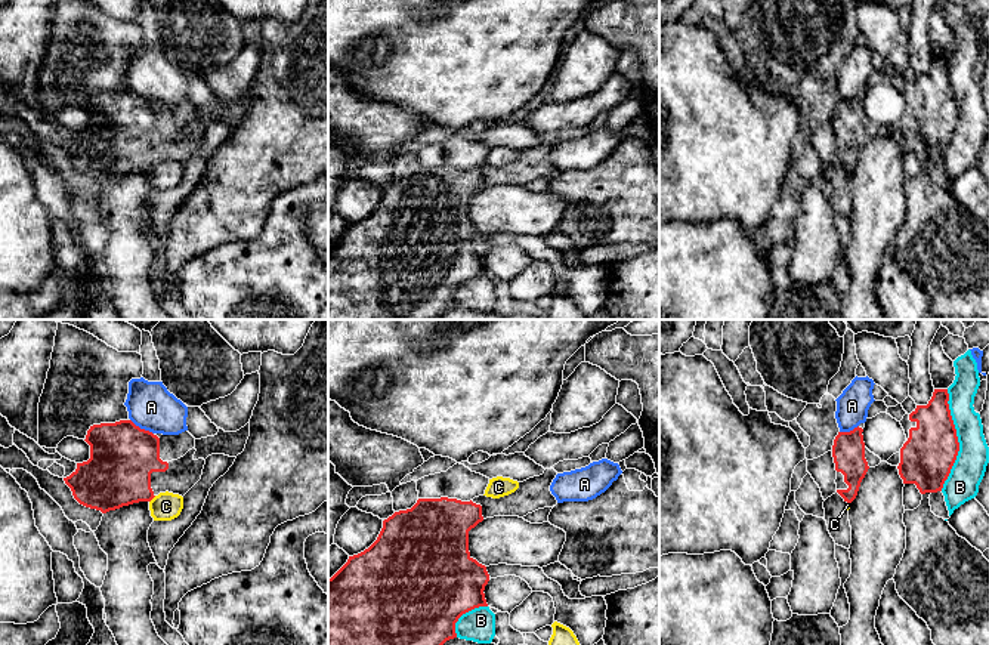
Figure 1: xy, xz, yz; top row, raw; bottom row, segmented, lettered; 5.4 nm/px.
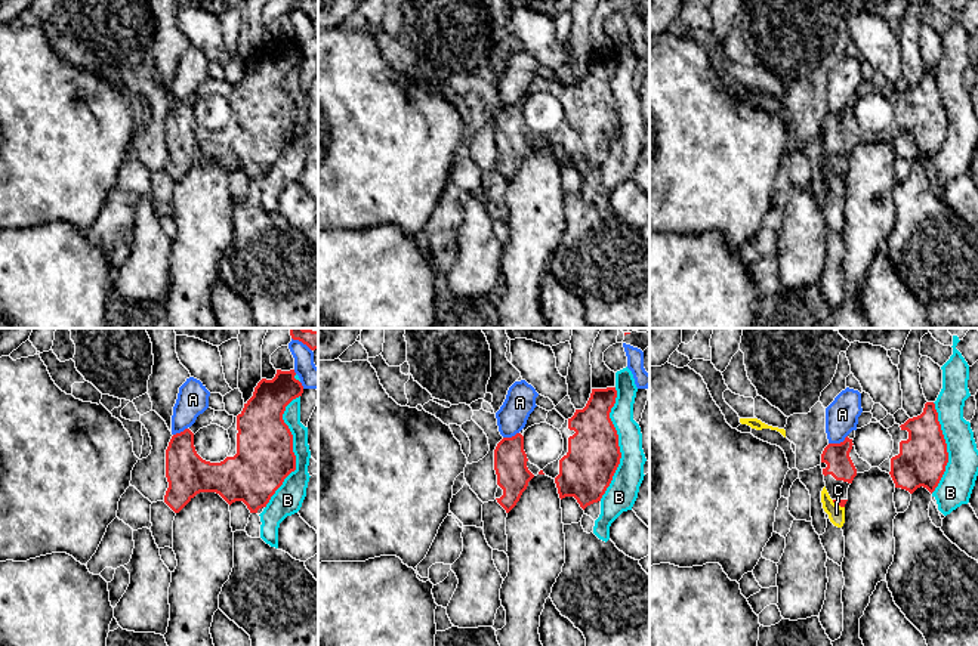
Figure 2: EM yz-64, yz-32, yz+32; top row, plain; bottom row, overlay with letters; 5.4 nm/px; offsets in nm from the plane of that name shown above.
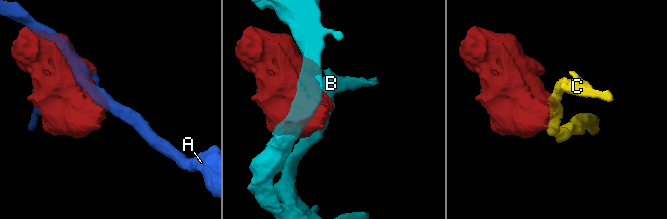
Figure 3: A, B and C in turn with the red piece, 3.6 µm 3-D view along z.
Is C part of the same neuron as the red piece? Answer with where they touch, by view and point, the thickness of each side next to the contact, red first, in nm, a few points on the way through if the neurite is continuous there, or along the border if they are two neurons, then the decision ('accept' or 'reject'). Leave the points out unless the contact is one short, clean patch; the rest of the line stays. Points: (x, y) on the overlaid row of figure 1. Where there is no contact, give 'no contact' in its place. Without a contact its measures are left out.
xy (153, 497) | 360/160 nm | along xy (155, 496), (150, 502) | reject

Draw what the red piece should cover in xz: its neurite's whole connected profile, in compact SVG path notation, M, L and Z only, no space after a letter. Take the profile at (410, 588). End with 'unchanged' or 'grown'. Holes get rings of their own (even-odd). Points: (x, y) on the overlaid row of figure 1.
M546 469L543 475L519 482L514 493L500 499L418 499L411 509L384 519L377 540L364 552L349 556L328 578L328 645L443 645L457 638L458 618L475 608L488 607L483 590L489 574L485 565L470 556L469 531L486 518L523 518L538 509L556 506L557 500L550 491L556 475L554 469Z; grown

